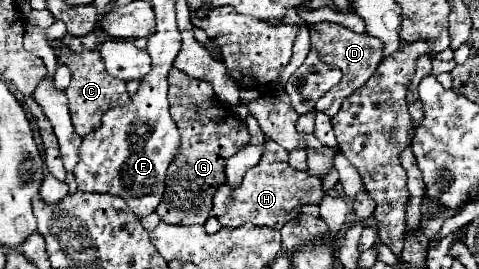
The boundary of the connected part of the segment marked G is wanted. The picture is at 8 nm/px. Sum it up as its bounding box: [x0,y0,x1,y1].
[156,69,250,225]

